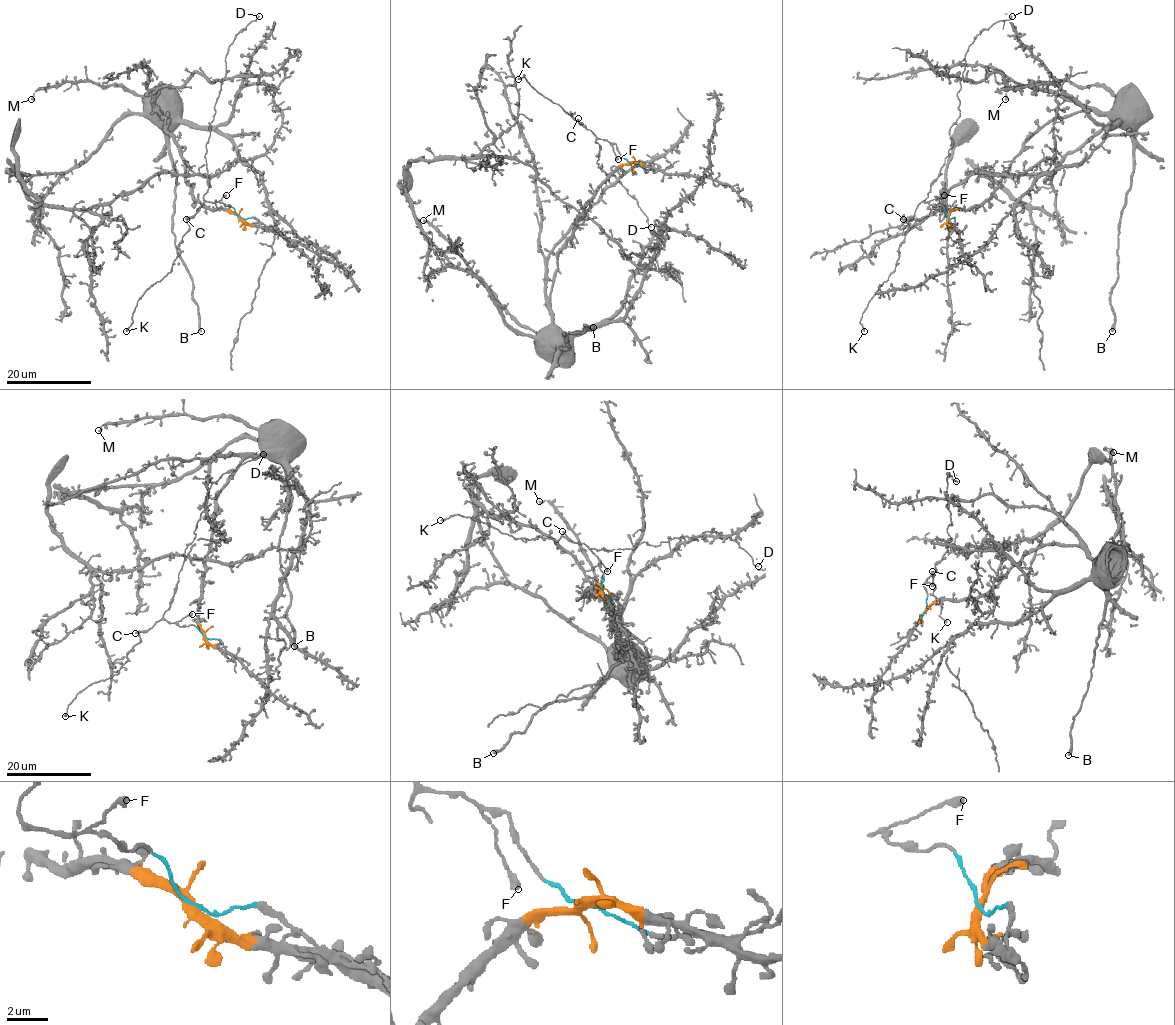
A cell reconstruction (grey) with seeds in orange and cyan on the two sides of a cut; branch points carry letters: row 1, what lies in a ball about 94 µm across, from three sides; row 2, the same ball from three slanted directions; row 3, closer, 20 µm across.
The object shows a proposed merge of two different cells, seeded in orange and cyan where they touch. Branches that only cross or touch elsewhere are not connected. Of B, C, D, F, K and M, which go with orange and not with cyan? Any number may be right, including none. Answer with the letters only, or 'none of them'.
B, M

